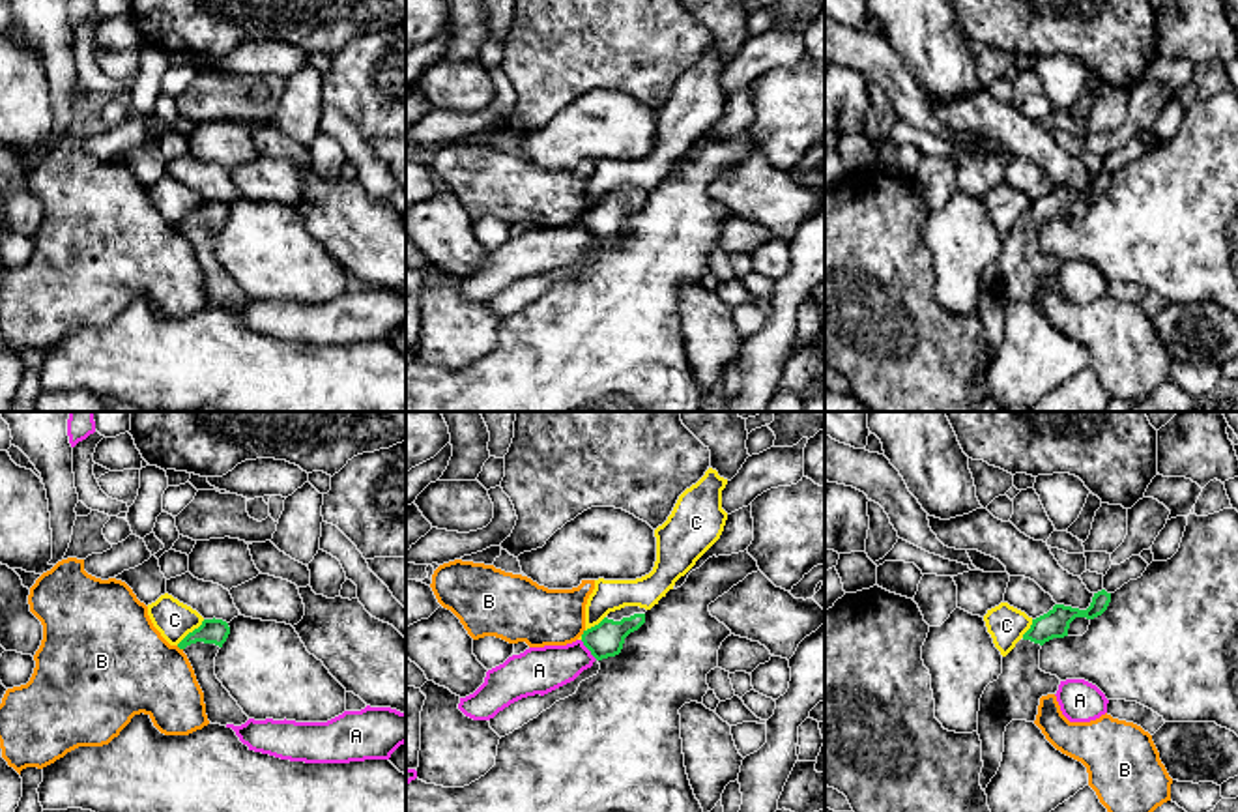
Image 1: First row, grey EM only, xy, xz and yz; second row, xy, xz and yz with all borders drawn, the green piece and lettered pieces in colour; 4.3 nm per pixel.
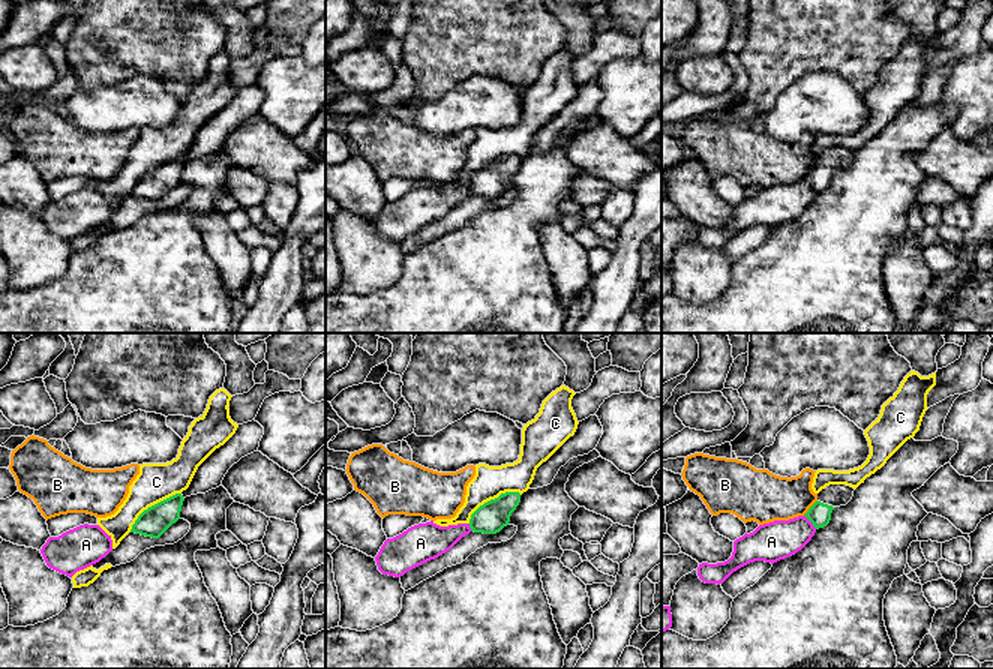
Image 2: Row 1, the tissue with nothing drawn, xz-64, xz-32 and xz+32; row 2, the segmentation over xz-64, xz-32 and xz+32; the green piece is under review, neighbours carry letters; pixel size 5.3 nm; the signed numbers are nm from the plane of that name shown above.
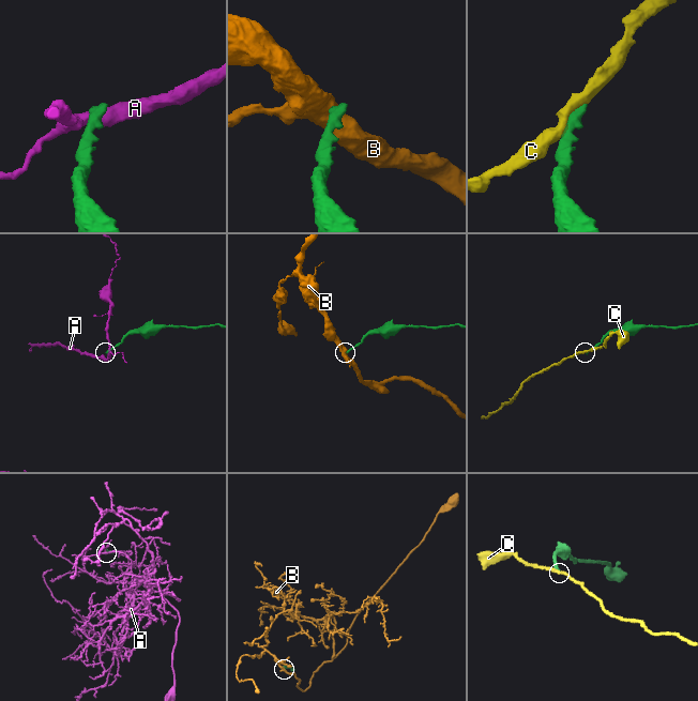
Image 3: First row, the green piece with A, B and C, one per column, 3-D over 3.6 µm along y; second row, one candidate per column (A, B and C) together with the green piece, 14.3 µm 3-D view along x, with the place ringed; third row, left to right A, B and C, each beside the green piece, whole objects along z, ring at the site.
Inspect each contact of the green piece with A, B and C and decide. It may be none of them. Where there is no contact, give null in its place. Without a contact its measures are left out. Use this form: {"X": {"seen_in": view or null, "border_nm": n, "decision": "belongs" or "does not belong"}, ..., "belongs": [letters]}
{"A": {"seen_in": "xz", "border_nm": 120, "decision": "does not belong"}, "B": {"seen_in": "xy", "border_nm": 40, "decision": "does not belong"}, "C": {"seen_in": "xy", "border_nm": 170, "decision": "does not belong"}, "belongs": []}

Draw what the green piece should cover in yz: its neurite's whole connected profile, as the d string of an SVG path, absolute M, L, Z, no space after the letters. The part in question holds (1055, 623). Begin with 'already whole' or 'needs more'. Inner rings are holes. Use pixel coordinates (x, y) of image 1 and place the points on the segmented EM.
needs more | M1101 589L1094 593L1087 610L1055 604L1047 614L1032 619L1030 629L1002 657L1002 674L986 687L978 711L984 761L980 786L984 791L1000 767L1006 726L1012 720L1034 722L1040 698L1058 690L1060 679L1040 670L1042 645L1053 638L1068 636L1070 623L1075 617L1094 619L1101 616L1109 602L1111 593Z

